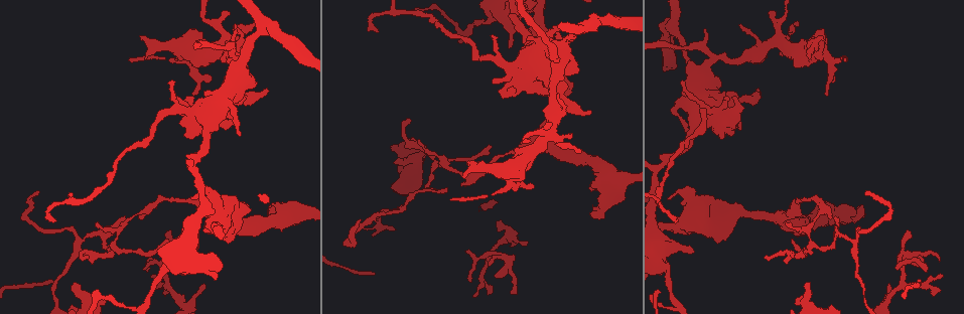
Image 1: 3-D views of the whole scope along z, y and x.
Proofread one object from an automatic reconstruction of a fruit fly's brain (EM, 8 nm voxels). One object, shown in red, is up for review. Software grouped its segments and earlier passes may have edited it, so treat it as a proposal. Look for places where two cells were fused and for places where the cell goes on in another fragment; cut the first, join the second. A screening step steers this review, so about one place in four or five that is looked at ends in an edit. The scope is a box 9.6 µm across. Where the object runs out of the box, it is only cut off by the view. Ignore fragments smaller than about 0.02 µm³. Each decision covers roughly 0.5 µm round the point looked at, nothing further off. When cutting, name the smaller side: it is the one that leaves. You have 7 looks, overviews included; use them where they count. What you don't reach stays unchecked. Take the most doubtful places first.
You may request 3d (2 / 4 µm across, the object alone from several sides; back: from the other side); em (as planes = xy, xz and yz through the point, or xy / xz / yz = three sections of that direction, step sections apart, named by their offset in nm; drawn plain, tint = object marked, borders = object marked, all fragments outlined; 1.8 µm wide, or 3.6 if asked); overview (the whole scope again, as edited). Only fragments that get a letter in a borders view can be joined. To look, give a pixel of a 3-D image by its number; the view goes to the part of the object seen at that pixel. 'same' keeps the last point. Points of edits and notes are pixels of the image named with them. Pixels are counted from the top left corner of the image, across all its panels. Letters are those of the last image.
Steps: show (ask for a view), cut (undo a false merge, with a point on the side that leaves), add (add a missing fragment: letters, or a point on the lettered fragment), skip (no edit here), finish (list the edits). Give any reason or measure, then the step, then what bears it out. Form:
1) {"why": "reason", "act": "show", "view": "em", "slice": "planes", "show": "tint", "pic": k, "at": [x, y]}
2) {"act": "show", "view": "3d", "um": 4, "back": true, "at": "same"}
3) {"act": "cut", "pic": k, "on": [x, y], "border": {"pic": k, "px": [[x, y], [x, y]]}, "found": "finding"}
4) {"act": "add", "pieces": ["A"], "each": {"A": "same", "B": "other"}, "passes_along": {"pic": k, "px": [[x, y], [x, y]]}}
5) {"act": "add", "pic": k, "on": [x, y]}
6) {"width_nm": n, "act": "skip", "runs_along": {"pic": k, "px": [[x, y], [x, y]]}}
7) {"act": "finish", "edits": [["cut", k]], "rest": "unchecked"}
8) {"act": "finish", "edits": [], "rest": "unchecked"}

{"why": "tapers out", "act": "show", "view": "em", "slice": "yz", "step": 4, "show": "borders", "pic": 1, "at": [887, 284]}

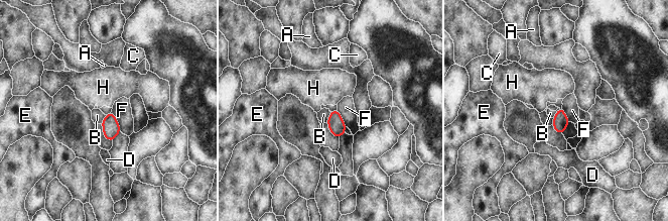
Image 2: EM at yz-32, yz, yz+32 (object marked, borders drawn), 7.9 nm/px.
{"why": "another direction", "act": "show", "view": "em", "slice": "planes", "show": "borders", "at": "same"}

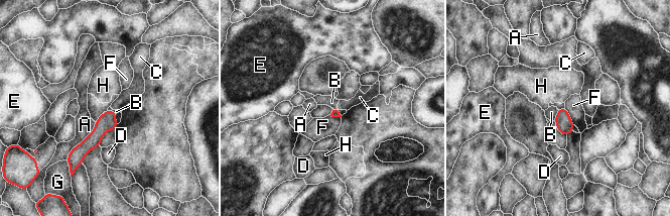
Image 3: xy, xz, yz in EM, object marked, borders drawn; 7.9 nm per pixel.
{"act": "skip", "each": {"A": "other", "B": "other", "C": "other", "D": "other", "E": "other", "F": "other", "G": "other", "H": "other"}, "border": {"pic": 3, "px": [[102, 113], [95, 121]]}, "found": "none of them fits"}

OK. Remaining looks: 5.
{"why": "calibre changes", "act": "show", "view": "em", "slice": "xz", "step": 4, "show": "tint", "pic": 1, "at": [713, 116]}

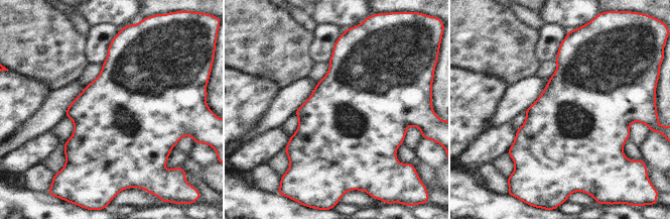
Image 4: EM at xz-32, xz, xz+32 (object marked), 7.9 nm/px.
{"why": "another direction", "act": "show", "view": "em", "slice": "planes", "show": "tint", "at": "same"}

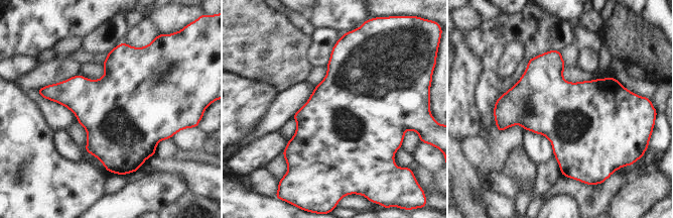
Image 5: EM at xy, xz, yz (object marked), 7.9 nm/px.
{"act": "show", "view": "em", "slice": "planes", "show": "borders", "at": "same"}

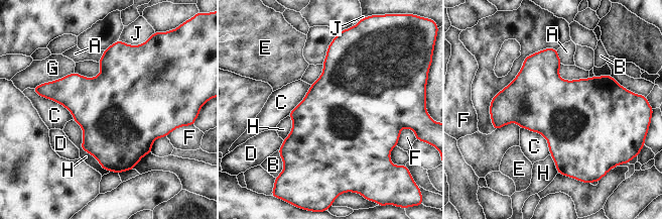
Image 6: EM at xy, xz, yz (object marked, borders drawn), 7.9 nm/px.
{"act": "skip", "each": {"A": "other", "B": "other", "C": "other", "D": "other", "E": "other", "F": "other", "G": "other", "H": "other", "J": "other"}, "border": {"pic": 6, "px": [[36, 93], [61, 104], [75, 120]]}, "found": "one cell here"}

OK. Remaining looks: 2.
{"why": "free end", "act": "show", "view": "3d", "um": 2, "pic": 1, "at": [938, 288]}

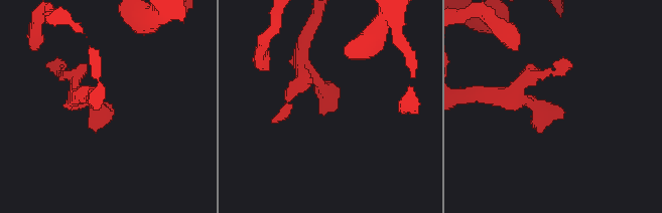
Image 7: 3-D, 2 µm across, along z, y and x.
{"why": "now the EM", "act": "show", "view": "em", "um": 3.6, "slice": "planes", "show": "borders", "pic": 7, "at": [560, 107]}

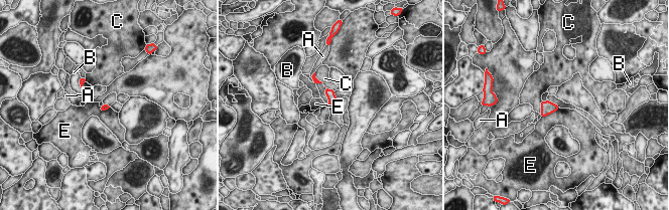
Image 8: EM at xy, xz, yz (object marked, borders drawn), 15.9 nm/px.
{"width_nm": 100, "longest_contact_nm": ["E", 340], "act": "skip", "each": {"A": "other", "B": "other", "C": "other", "E": "other"}, "found": "none of them fits"}

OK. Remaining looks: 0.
{"act": "finish", "edits": [], "rest": "unchecked"}

